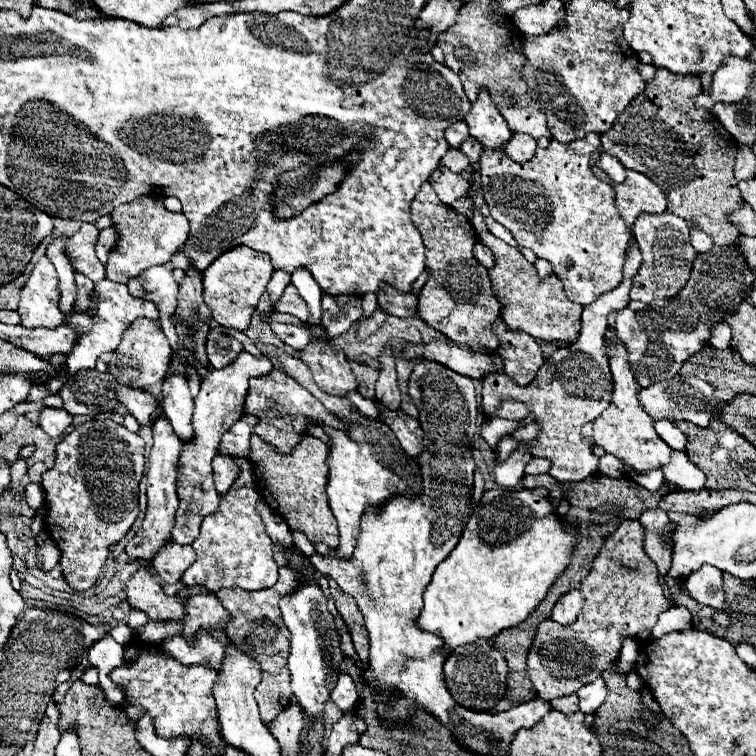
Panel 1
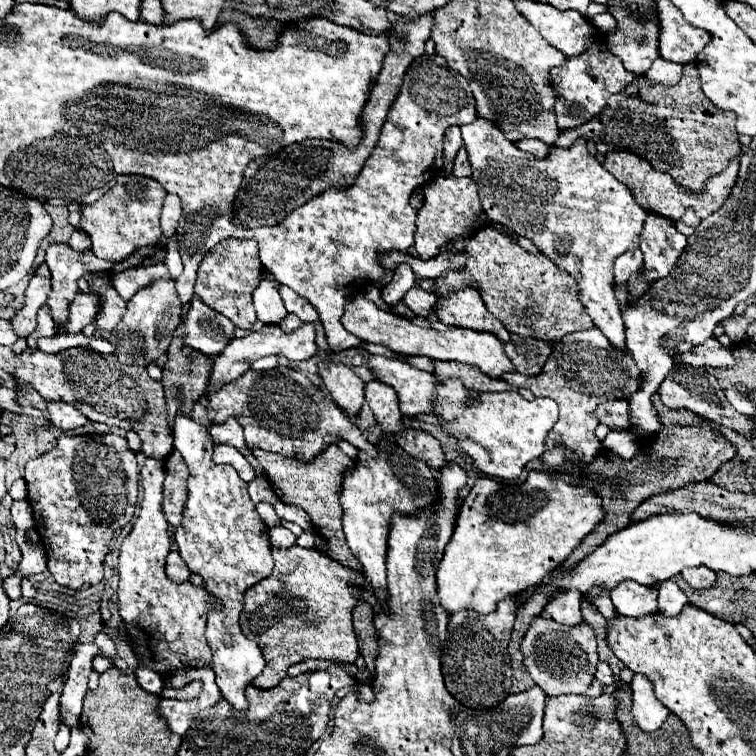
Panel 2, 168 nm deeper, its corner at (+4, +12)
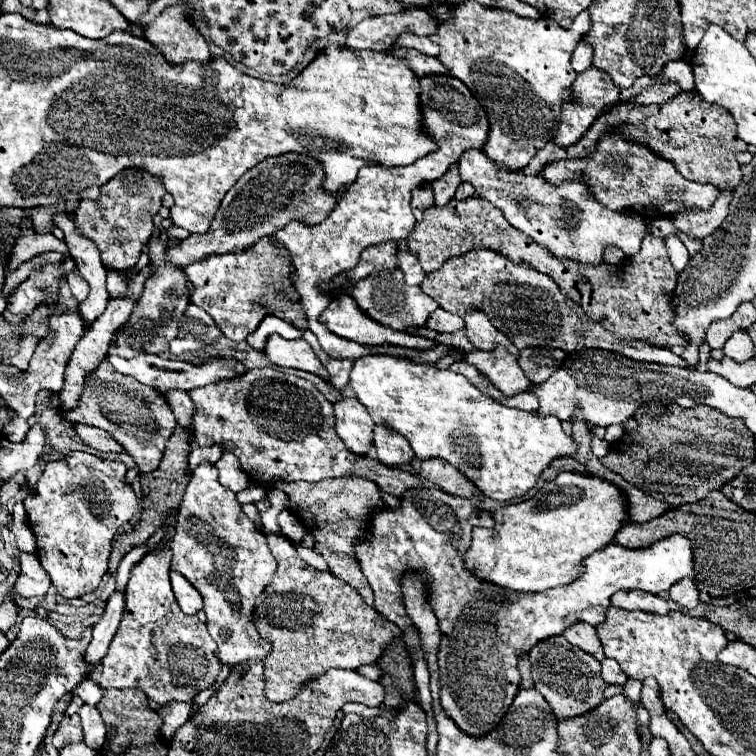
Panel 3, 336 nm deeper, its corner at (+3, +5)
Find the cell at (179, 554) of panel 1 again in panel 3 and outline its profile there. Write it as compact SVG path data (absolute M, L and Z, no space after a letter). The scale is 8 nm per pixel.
M170 571L170 579L172 579L176 601L186 615L194 615L198 609L202 609L202 595L184 575L180 575L178 571Z

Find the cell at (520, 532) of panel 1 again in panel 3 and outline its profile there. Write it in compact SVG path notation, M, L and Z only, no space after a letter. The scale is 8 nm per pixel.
M558 473L554 481L546 481L530 499L524 499L514 505L504 505L492 511L494 527L482 529L474 527L472 545L464 553L466 569L472 571L478 579L498 585L514 593L538 593L552 587L570 583L580 573L580 563L584 557L596 549L606 547L620 525L626 523L626 497L606 479L588 477L578 473Z

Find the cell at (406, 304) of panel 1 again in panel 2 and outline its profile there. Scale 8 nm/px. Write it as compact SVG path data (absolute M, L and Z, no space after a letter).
M413 286L413 288L407 292L407 296L403 298L403 302L405 302L417 316L427 318L427 316L435 310L435 306L437 306L437 296L429 294L429 292L423 290L421 286Z

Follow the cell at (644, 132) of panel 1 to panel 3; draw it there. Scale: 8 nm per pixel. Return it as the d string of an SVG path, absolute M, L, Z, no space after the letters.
M680 91L678 95L670 97L662 105L632 105L632 103L618 103L610 109L606 109L592 127L584 133L584 139L576 141L574 145L560 147L554 141L550 141L544 149L536 153L532 163L524 167L522 171L528 175L540 175L540 167L550 161L560 159L582 159L596 151L598 141L606 133L620 133L628 141L636 141L646 145L652 153L658 157L674 163L674 167L680 171L684 179L696 181L696 183L712 183L720 191L734 189L740 179L740 163L736 161L738 149L738 135L736 135L736 123L728 111L722 107L716 107L708 101L704 101L696 91Z

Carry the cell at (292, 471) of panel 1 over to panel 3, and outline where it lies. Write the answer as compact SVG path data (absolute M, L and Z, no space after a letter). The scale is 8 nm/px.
M348 475L348 477L336 477L336 479L324 479L318 483L308 483L308 481L292 481L286 483L282 479L272 481L276 489L282 489L288 499L290 499L290 515L294 515L306 529L308 535L314 537L316 545L314 551L326 561L330 571L356 587L360 595L372 605L374 595L370 583L364 579L364 573L360 571L356 557L352 555L352 539L360 535L360 527L364 527L364 515L368 515L368 507L376 507L376 503L382 503L380 493L376 483Z

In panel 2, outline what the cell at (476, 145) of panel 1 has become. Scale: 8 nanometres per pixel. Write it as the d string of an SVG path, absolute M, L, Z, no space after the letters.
M461 148L461 150L459 150L459 156L455 158L453 176L457 176L457 178L471 176L471 164L469 164L469 160L467 160L467 152L465 152L465 148Z

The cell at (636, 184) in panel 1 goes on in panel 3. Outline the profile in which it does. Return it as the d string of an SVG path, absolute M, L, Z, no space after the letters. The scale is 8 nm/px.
M604 135L600 139L600 147L588 159L566 159L566 161L552 161L546 163L540 175L550 183L562 183L576 177L588 177L588 185L600 203L612 207L614 211L630 209L644 219L658 219L658 217L672 217L682 209L710 209L718 197L718 189L712 185L700 185L694 181L684 179L670 161L660 159L652 151L646 151L644 145L628 143L618 135Z

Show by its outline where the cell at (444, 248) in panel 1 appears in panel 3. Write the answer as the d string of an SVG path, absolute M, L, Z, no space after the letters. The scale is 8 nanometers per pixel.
M470 309L466 311L464 315L464 331L466 331L466 337L474 343L476 349L492 349L496 345L504 345L508 349L510 355L518 357L518 349L514 347L514 343L504 337L488 319L488 315L484 315L484 311L480 309Z

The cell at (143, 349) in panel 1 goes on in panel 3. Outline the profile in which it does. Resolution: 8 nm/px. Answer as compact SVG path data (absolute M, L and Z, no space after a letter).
M150 239L150 265L154 267L152 279L148 279L144 293L128 317L128 321L118 329L116 343L110 345L110 353L116 353L124 359L142 355L142 353L166 353L170 341L178 335L178 319L182 317L184 309L188 307L188 289L186 289L186 277L182 269L176 269L166 263L164 251L166 245L160 243L160 239Z

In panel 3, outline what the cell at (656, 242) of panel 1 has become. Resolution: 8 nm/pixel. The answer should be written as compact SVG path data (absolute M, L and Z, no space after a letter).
M666 237L664 245L666 245L666 251L668 251L672 267L676 271L682 271L688 265L688 259L690 259L690 253L688 253L686 245L680 239L676 239L676 237Z

